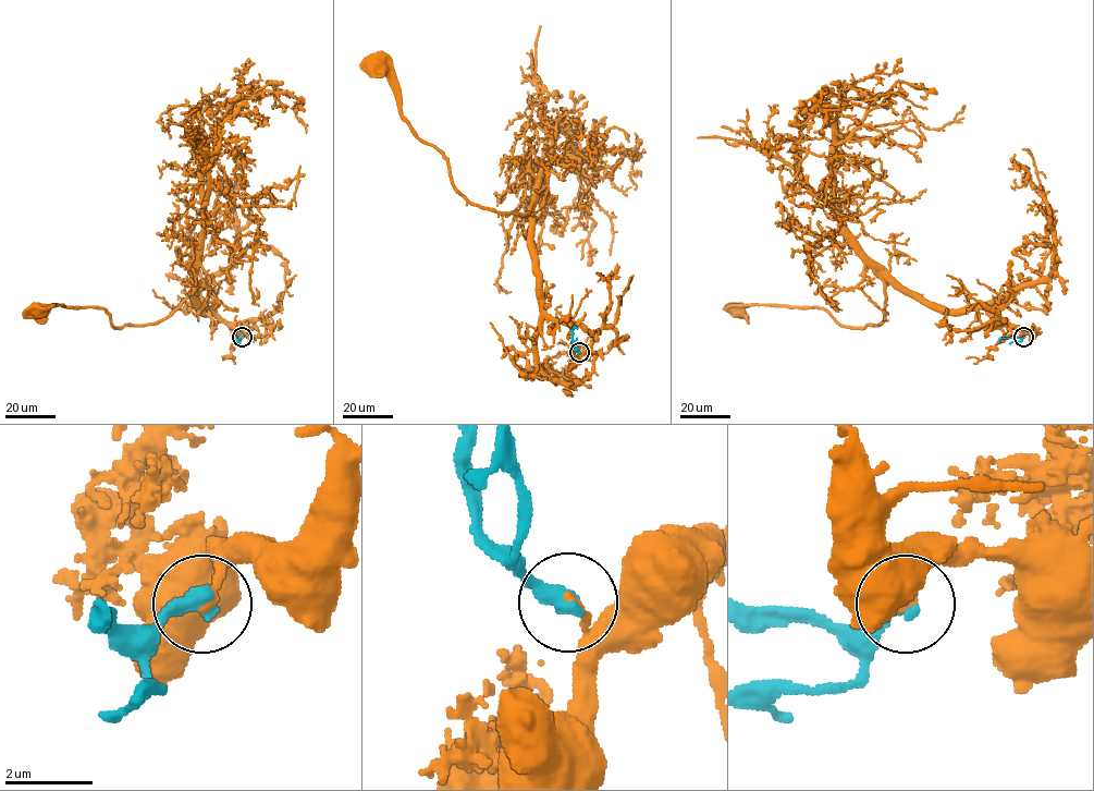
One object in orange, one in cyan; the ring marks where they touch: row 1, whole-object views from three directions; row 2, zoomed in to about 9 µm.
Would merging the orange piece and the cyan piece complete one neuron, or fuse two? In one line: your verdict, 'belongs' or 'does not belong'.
does not belong

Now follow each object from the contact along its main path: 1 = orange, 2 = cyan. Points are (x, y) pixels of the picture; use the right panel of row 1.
1: (1023, 337), (983, 308), (930, 307), (883, 277), (885, 318), (875, 325), (840, 326), (818, 307), (736, 307)
2: (1024, 337), (1000, 338), (999, 342)

